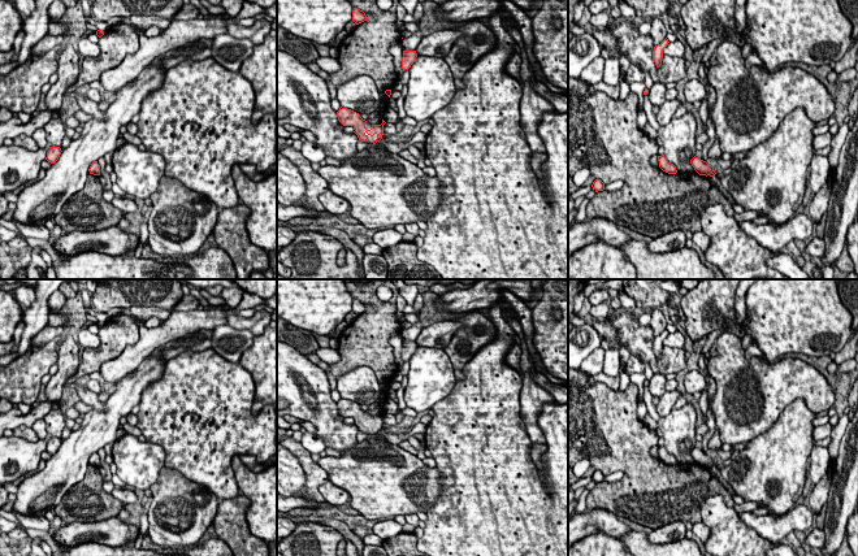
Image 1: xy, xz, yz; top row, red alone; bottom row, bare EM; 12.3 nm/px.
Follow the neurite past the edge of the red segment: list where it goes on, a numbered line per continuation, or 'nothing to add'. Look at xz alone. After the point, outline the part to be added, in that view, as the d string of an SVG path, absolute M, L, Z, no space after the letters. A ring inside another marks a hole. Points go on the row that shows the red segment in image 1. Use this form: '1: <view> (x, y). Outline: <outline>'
1: xz (382, 189). Outline: M377 134L368 135L368 147L338 166L325 165L318 174L328 182L329 190L350 203L350 214L367 229L390 225L428 222L441 204L441 181L428 177L416 164L391 153L377 142Z

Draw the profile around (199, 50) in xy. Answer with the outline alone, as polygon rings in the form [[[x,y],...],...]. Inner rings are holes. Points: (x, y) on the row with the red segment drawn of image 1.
[[[202,38],[195,42],[187,43],[186,45],[170,49],[161,57],[161,68],[164,71],[166,71],[183,61],[202,61],[209,58],[212,55],[212,44],[213,38]]]

